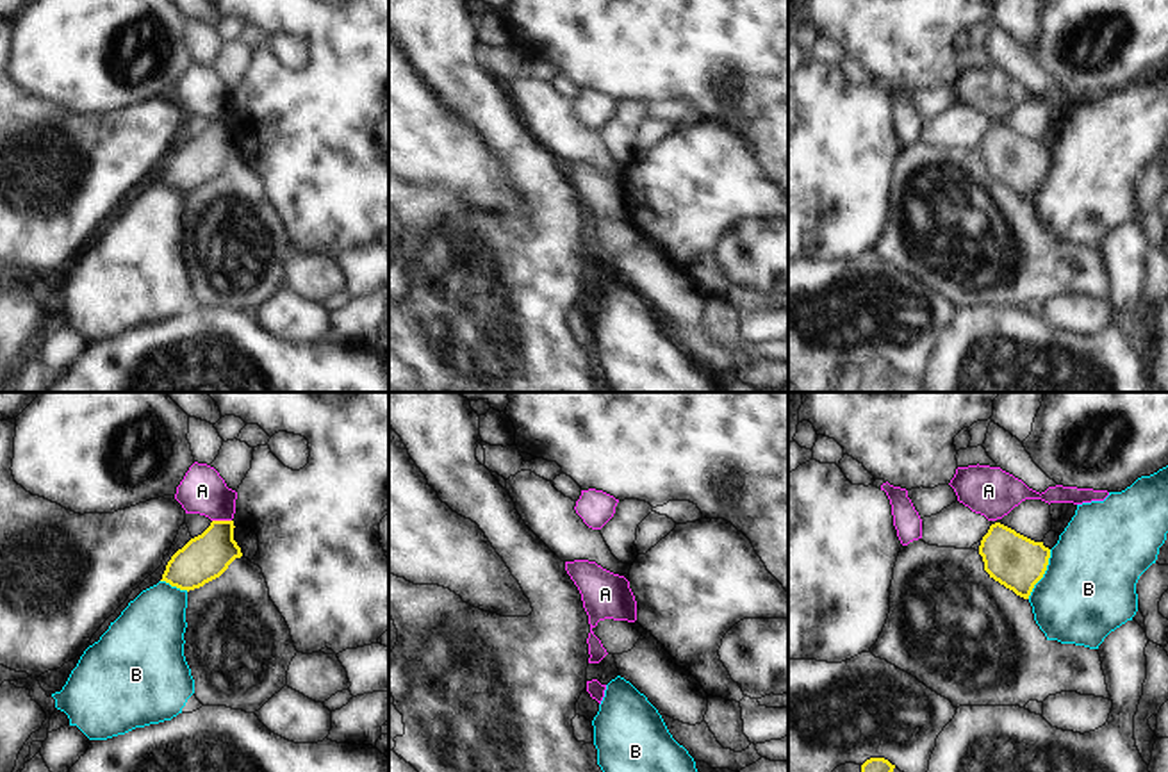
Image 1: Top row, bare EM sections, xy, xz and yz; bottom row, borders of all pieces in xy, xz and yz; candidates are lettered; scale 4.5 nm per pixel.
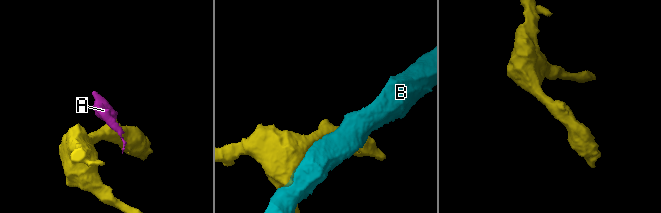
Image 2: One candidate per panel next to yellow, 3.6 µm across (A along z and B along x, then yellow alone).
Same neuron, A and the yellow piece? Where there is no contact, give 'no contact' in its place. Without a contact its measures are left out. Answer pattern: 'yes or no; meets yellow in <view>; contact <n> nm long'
no; meets yellow in xy; contact 90 nm long

